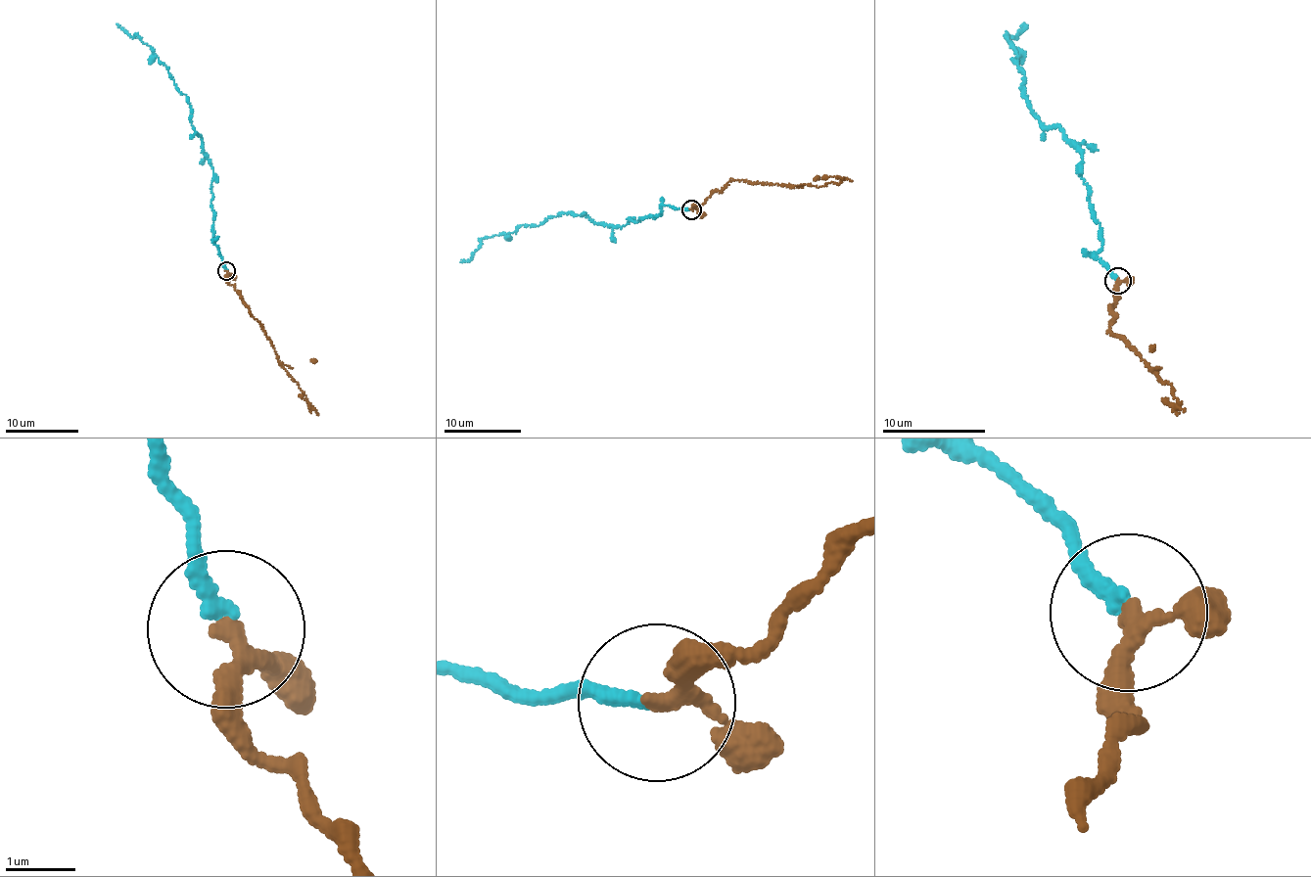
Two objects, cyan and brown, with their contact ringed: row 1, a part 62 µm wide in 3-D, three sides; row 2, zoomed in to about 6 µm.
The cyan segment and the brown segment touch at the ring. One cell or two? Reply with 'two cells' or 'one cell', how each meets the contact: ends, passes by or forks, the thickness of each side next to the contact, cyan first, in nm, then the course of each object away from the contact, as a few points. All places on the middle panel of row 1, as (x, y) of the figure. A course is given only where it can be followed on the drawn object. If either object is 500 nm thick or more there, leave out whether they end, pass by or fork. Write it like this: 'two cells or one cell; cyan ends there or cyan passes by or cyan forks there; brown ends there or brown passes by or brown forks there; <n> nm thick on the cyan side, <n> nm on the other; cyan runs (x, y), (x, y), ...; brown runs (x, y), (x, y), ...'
one cell; cyan ends there; brown passes by; 200 nm thick on the cyan side, 200 nm on the other; cyan runs (690, 209), (667, 206), (655, 219), (630, 219), (621, 227), (570, 212), (484, 238), (480, 248), (460, 262); brown runs (691, 208), (728, 181), (746, 179), (819, 187), (840, 180), (829, 176), (821, 179)

